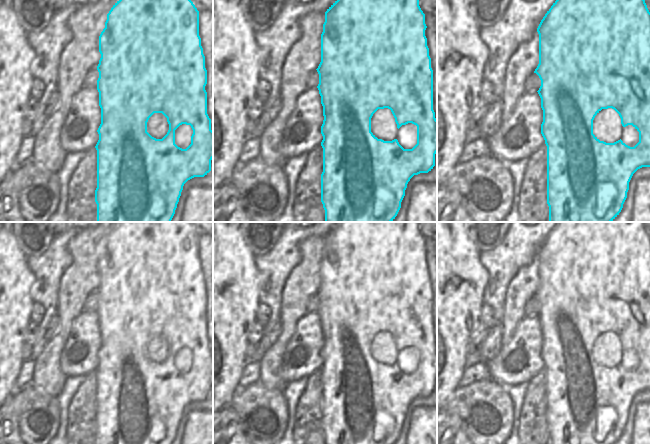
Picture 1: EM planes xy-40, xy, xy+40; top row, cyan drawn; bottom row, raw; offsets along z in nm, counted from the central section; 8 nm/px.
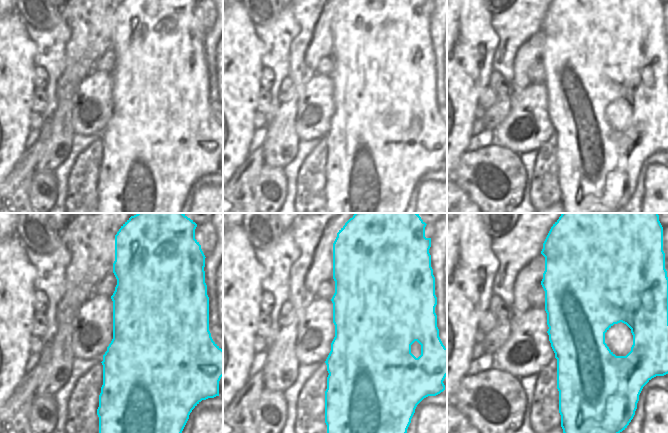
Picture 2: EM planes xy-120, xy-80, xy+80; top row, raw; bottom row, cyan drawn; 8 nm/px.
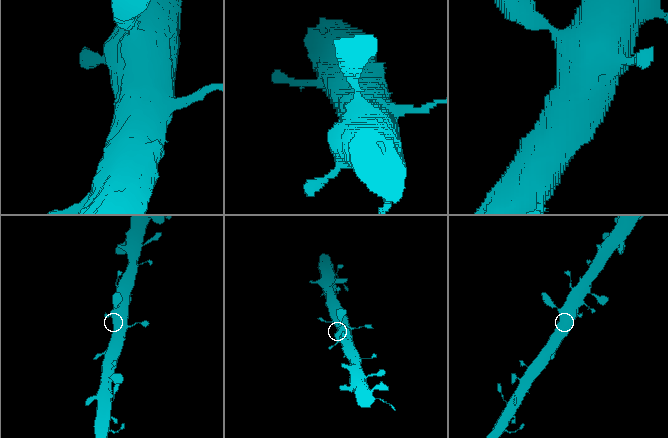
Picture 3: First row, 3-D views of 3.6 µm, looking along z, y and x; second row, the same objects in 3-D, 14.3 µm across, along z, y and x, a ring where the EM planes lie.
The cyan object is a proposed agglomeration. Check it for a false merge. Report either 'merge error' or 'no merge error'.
no merge error

